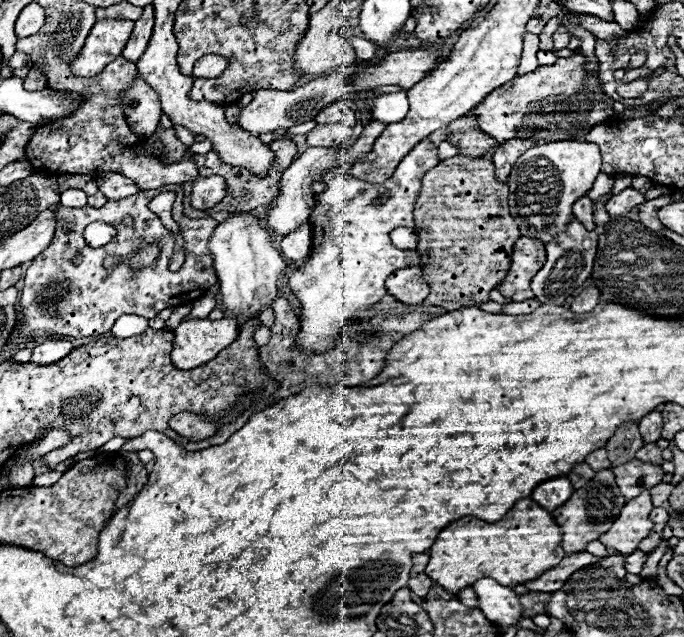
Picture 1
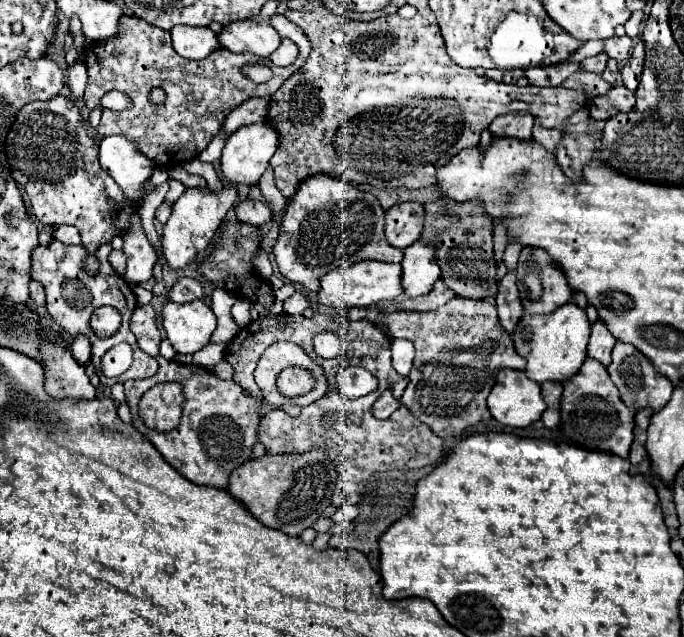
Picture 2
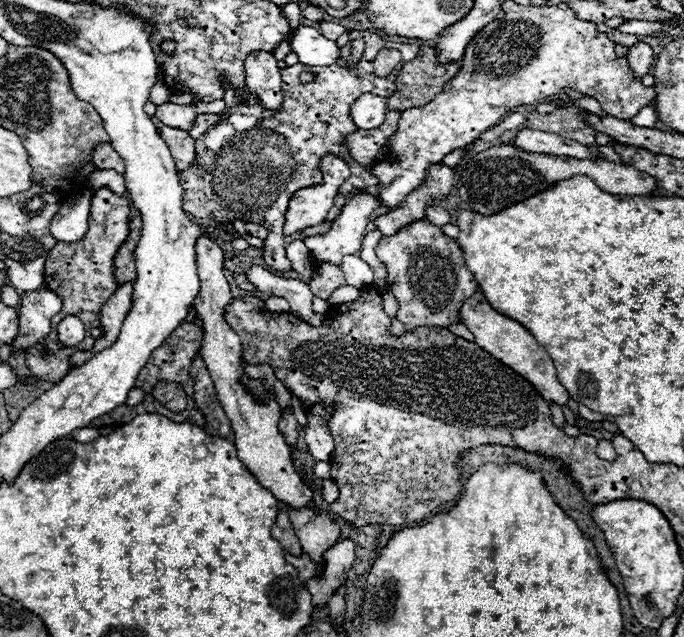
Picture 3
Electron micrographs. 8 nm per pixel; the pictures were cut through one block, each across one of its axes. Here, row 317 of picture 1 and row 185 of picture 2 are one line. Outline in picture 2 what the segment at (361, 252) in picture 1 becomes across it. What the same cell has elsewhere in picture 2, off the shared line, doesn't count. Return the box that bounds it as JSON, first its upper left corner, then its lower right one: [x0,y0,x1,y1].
[272,174,402,292]

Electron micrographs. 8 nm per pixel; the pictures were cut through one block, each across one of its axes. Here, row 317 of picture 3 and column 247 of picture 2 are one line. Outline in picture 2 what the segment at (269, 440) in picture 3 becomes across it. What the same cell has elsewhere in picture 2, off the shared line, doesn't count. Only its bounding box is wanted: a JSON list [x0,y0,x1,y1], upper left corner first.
[234,198,272,226]

